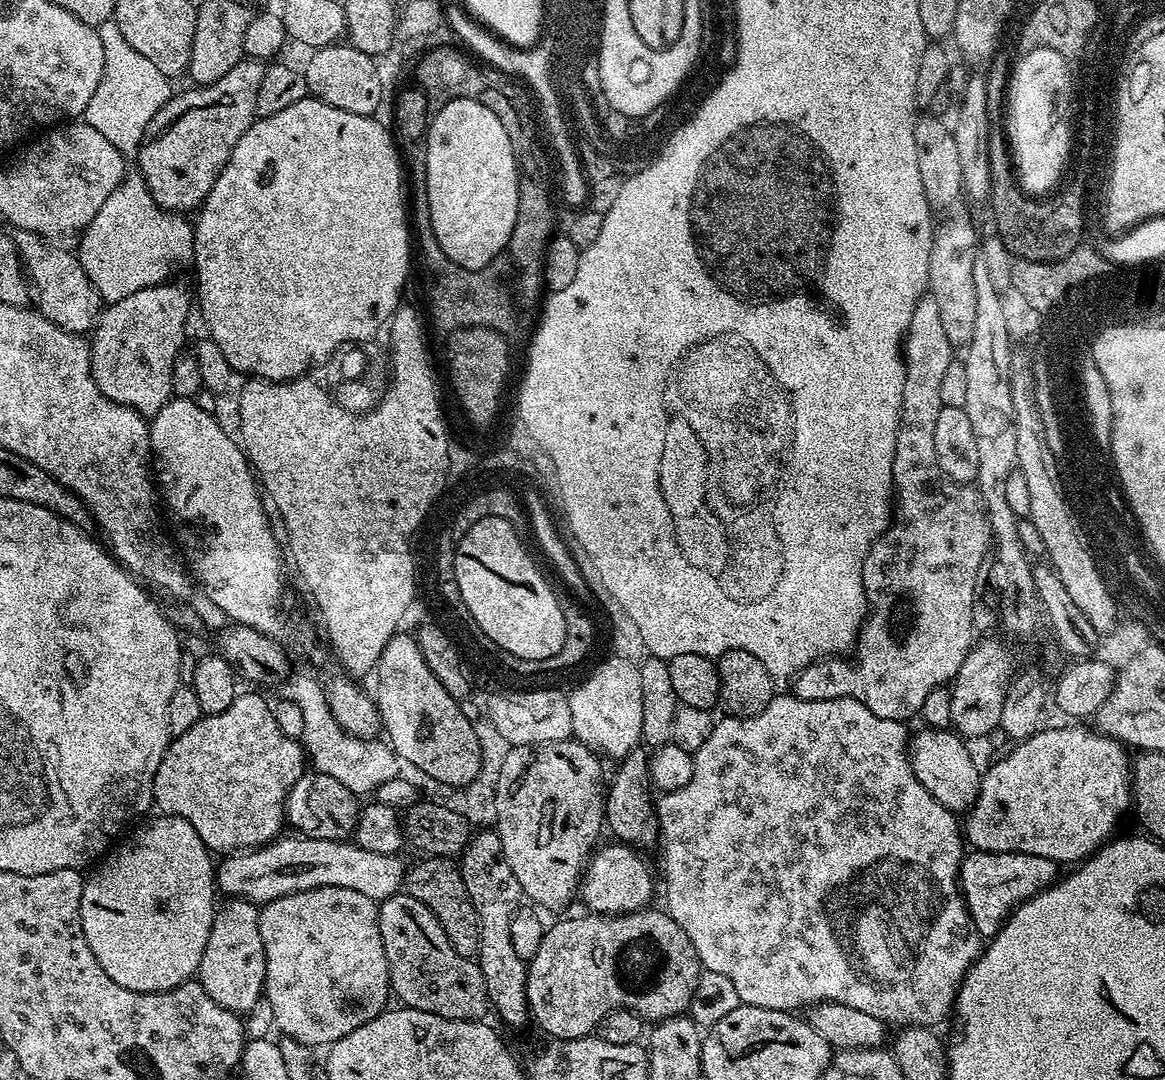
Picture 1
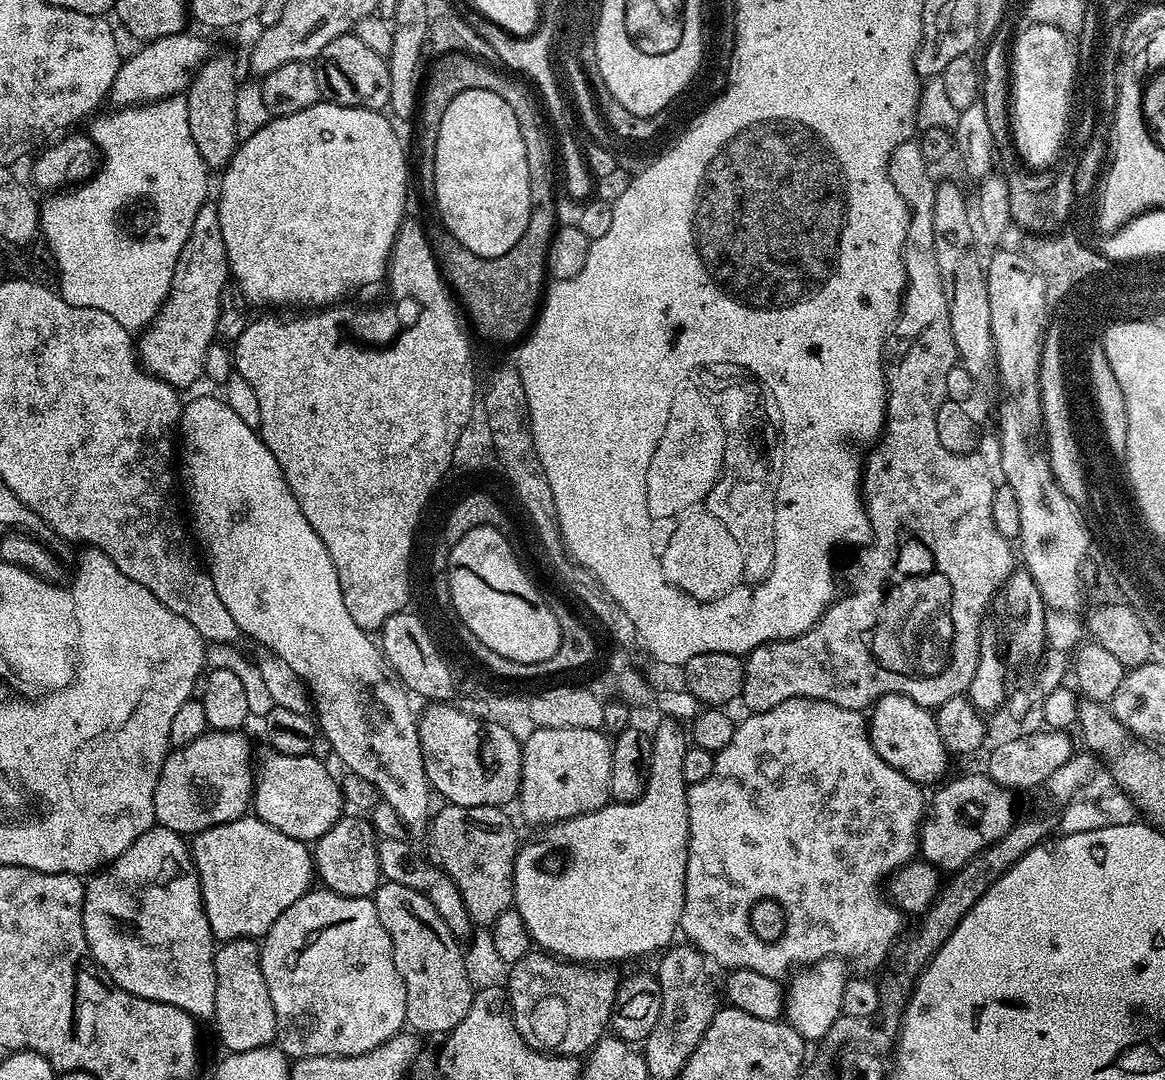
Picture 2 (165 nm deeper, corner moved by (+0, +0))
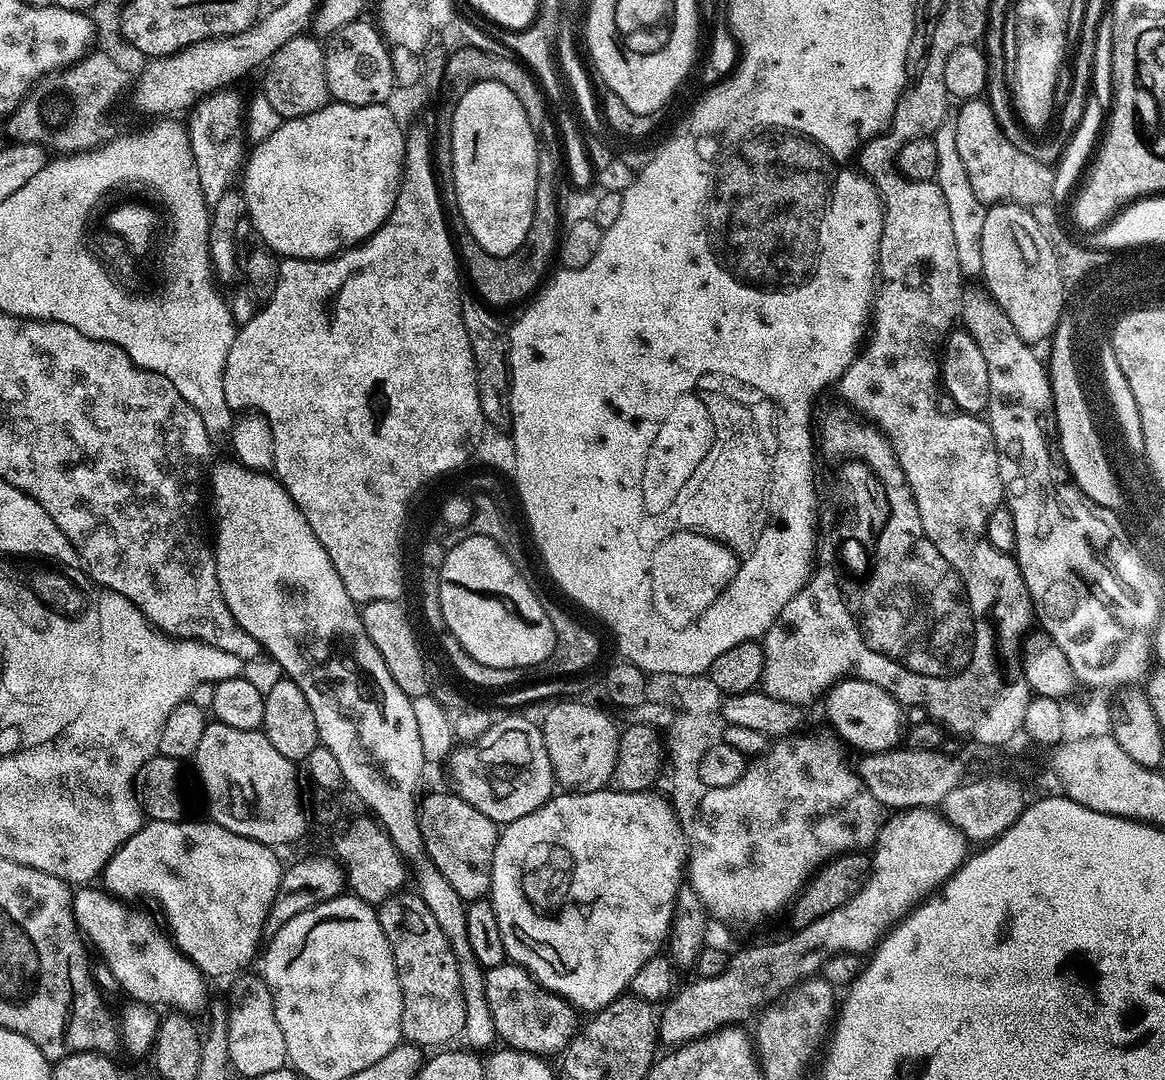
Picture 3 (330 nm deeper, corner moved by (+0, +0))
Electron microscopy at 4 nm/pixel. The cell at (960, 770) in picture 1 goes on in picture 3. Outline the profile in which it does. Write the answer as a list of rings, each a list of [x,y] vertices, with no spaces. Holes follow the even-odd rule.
[[[855,678],[841,680],[827,692],[827,700],[828,720],[837,732],[835,735],[845,745],[853,744],[854,747],[861,748],[861,753],[869,754],[888,752],[901,743],[906,732],[904,716],[900,713],[902,705],[889,692],[882,690],[882,686],[874,686],[874,682]]]

